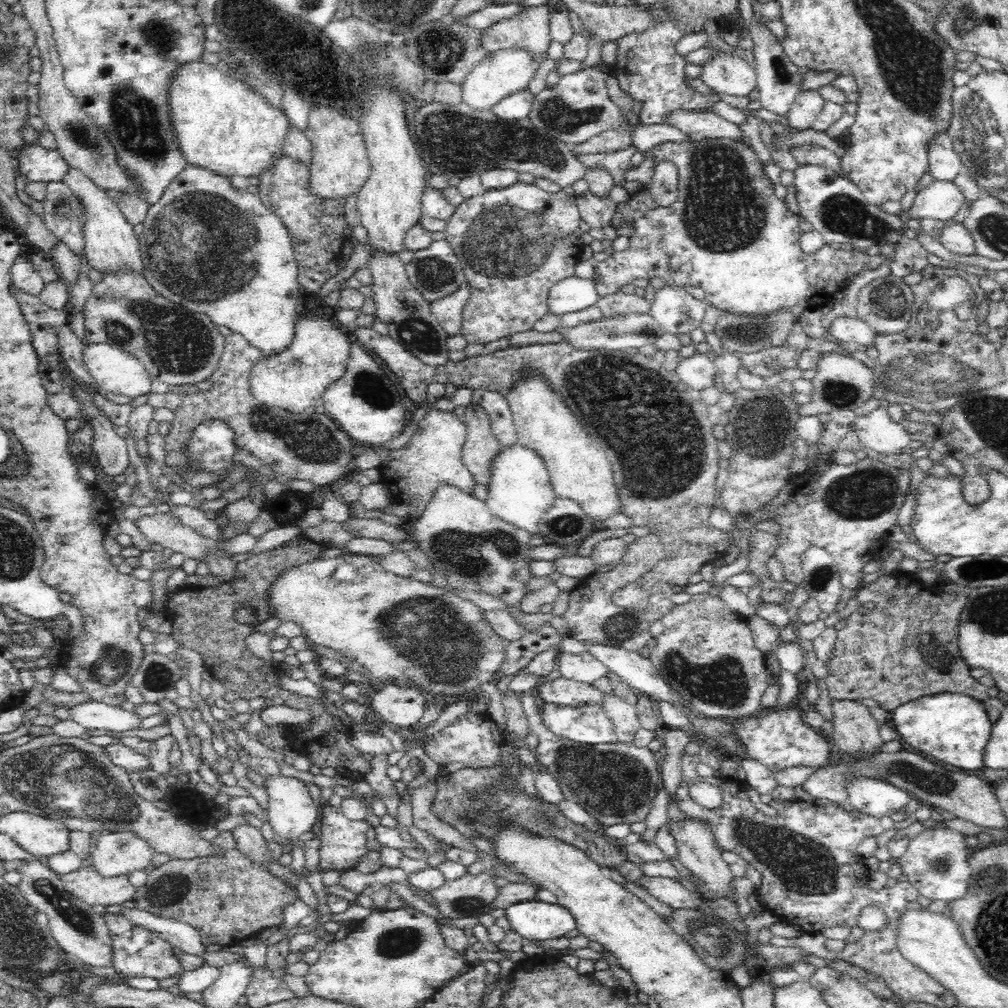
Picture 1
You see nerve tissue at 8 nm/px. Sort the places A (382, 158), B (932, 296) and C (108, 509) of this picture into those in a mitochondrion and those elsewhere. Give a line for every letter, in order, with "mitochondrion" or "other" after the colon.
A: other
B: mitochondrion
C: other

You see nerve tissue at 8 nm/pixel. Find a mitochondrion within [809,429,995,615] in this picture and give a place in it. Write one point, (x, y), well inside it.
(860, 495)

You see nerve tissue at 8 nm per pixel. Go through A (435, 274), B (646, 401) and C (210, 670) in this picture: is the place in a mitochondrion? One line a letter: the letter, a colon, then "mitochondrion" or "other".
A: mitochondrion
B: mitochondrion
C: other

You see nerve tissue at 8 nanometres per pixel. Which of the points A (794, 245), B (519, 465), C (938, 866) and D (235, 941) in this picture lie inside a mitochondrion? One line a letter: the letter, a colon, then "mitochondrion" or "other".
A: other
B: other
C: mitochondrion
D: other

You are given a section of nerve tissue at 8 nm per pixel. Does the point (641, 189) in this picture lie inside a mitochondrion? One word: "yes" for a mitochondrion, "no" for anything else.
no

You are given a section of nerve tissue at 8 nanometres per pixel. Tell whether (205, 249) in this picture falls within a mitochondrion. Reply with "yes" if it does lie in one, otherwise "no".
yes

